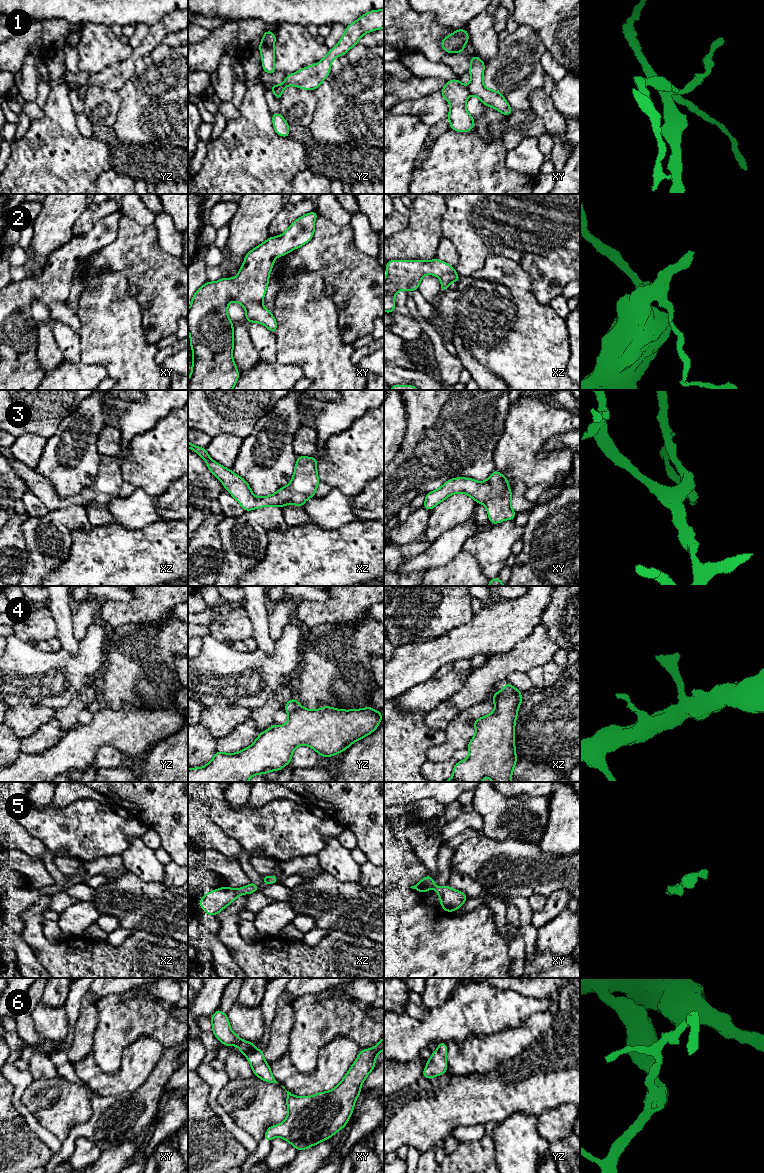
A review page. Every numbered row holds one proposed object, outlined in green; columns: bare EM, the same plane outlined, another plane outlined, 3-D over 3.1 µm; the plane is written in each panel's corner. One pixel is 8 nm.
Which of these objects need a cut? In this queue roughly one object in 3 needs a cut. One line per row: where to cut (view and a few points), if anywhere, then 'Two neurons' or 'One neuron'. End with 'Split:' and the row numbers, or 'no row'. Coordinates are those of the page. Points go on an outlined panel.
1: Split along xy (466, 86), (470, 93). Two neurons
2: Split along xy (261, 301), (248, 301), (244, 305). Two neurons
3: No split. One neuron
4: Split along xz (503, 690), (514, 690), (520, 694). Two neurons
5: No split. One neuron
6: No split. One neuron
Split: 1, 2, 4

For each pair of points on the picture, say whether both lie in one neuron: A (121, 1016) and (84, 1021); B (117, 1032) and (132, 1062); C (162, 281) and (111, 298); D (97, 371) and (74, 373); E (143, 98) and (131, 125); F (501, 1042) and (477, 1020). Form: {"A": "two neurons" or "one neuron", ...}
{"A": "two neurons", "B": "two neurons", "C": "two neurons", "D": "one neuron", "E": "one neuron", "F": "two neurons"}

